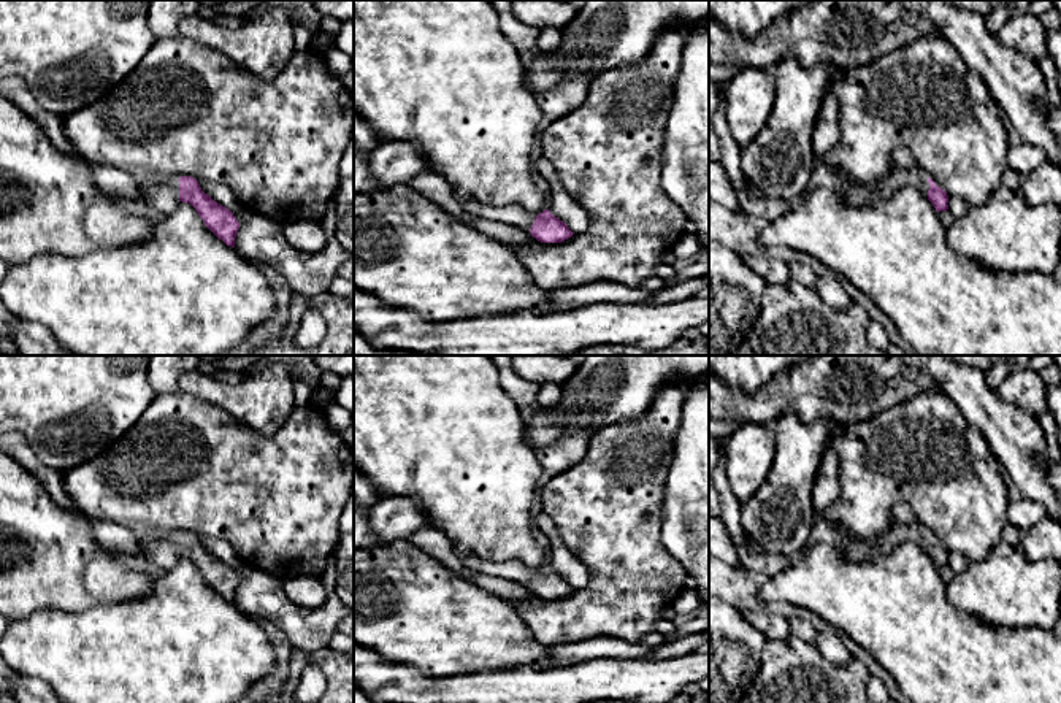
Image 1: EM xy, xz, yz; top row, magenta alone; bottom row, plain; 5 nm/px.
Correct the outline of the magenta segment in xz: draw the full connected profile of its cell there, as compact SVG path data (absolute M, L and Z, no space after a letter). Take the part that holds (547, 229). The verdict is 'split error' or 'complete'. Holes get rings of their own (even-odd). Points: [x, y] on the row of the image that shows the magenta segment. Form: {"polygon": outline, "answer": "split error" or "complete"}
{"polygon": "M457 192L455 197L460 200L465 213L528 230L531 236L541 243L561 243L574 235L569 227L549 209L536 214L519 203L487 206L473 198L462 198Z", "answer": "split error"}

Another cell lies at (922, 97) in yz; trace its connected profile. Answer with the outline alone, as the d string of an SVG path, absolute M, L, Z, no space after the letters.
M921 36L869 65L836 71L831 92L839 103L841 136L831 151L815 157L815 163L839 168L847 181L871 189L883 182L893 165L899 165L891 159L891 152L896 148L906 148L910 151L915 165L936 186L944 189L948 197L963 198L969 206L988 202L1001 186L1002 175L1009 168L1010 149L1001 109L980 75L966 67L961 56L945 38Z

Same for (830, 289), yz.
M818 278L817 294L833 308L848 308L853 303L841 282L833 278Z

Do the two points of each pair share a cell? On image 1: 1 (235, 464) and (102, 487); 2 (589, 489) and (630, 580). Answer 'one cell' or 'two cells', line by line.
1: one cell
2: one cell

